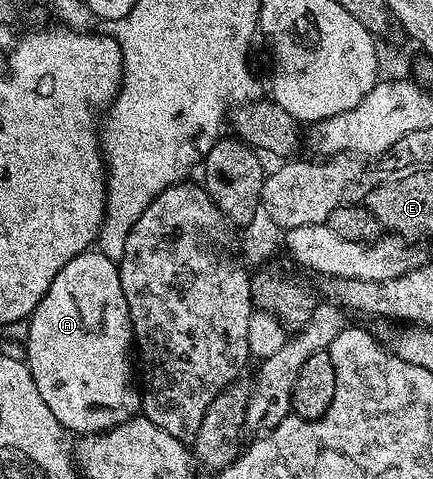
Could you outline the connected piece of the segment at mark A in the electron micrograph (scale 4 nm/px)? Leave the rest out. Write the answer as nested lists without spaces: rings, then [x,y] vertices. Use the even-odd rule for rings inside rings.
[[[98,250],[80,252],[74,258],[70,258],[70,262],[66,262],[66,266],[62,266],[62,270],[58,270],[58,278],[54,278],[54,282],[50,282],[50,290],[46,290],[46,294],[38,302],[35,310],[32,311],[32,315],[27,321],[27,326],[26,363],[30,374],[33,375],[35,385],[38,386],[38,392],[41,394],[42,400],[46,402],[46,406],[53,412],[55,418],[61,423],[61,426],[74,434],[78,432],[80,432],[79,434],[95,434],[105,431],[105,429],[113,423],[112,411],[114,411],[115,408],[124,408],[128,411],[125,413],[132,414],[141,407],[141,393],[137,391],[137,389],[136,392],[132,389],[132,360],[134,364],[132,319],[126,306],[126,294],[122,294],[122,282],[120,281],[120,269],[117,261],[106,258],[106,254],[102,254]]]

